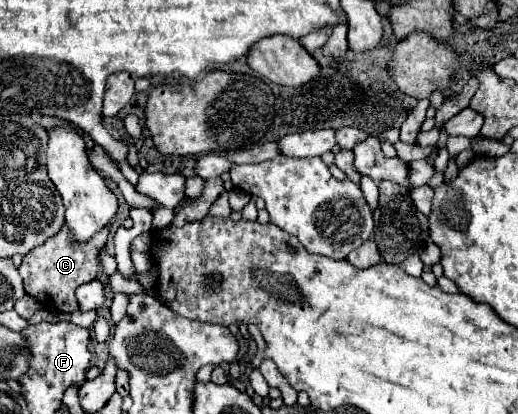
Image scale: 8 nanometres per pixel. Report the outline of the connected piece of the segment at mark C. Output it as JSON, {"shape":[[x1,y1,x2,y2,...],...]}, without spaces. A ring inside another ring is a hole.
{"shape":[[67,225,61,227,59,235,53,235,53,239,47,239,47,243,35,247,31,253,23,257,23,263,19,265,19,275,23,277,25,293,35,297,45,309,55,311,77,311,79,305,75,301,75,289,83,285,85,281,93,281,99,273,99,261,97,253,105,247,109,235,109,227,103,227,95,239,89,239,87,243,73,243,71,231,67,231]]}

